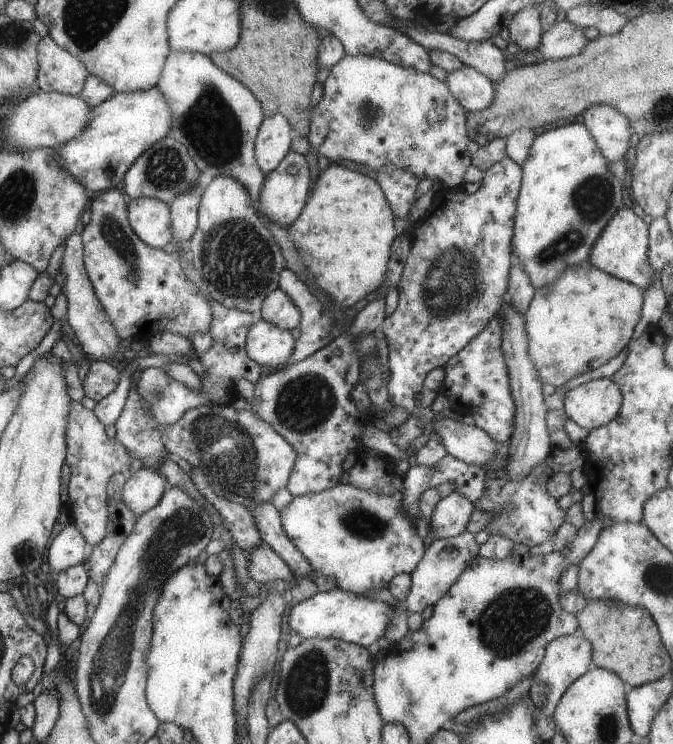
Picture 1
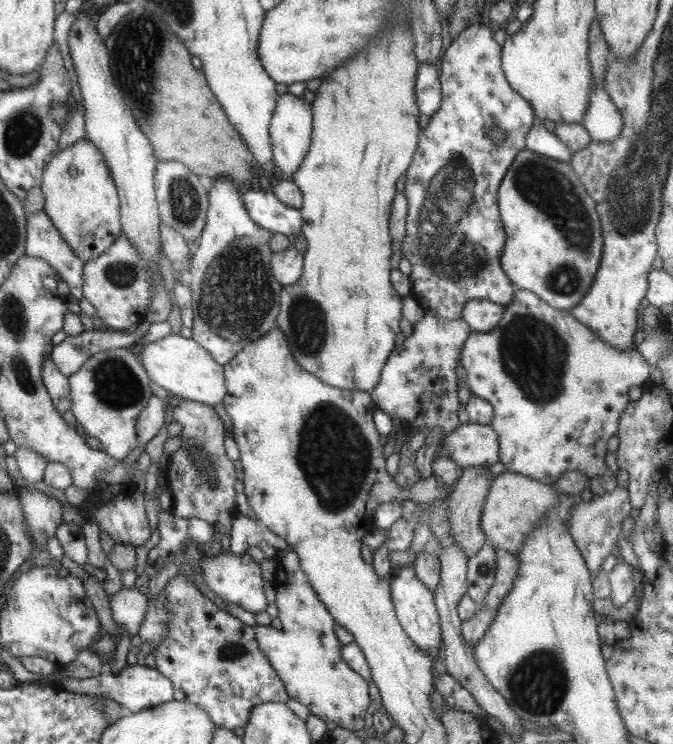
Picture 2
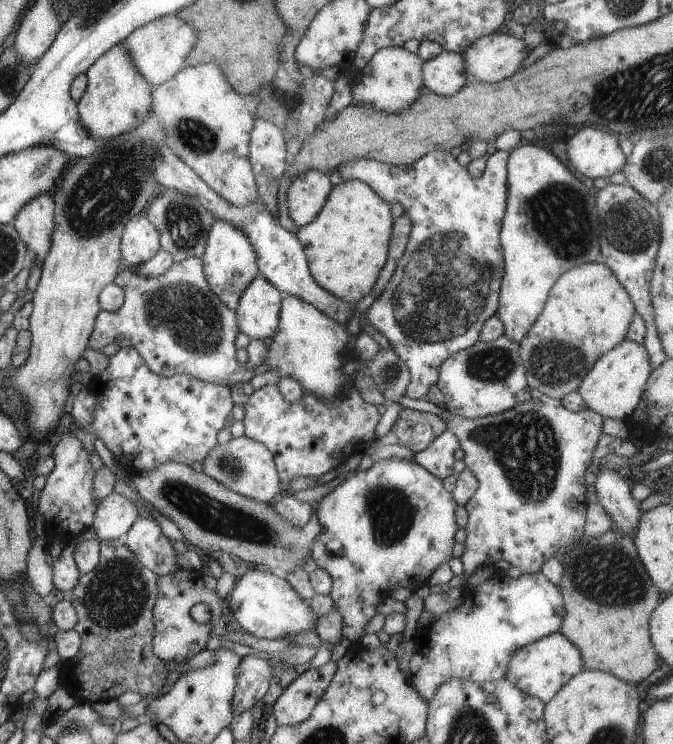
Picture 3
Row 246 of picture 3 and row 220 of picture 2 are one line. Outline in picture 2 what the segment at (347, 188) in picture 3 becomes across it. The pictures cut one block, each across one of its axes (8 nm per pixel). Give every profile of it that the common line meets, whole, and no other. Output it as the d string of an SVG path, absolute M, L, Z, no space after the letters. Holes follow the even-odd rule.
M406 16L398 26L388 26L386 31L379 39L370 41L358 56L348 60L346 64L338 66L334 72L323 75L322 83L315 92L315 99L311 102L313 112L313 130L311 135L311 147L307 152L306 158L302 161L300 168L293 174L293 181L299 186L303 194L303 205L300 208L302 213L302 234L307 240L307 250L303 253L304 267L300 280L292 286L284 285L284 292L288 296L305 296L304 298L281 298L280 310L277 316L276 327L286 336L290 352L297 360L297 363L306 372L317 376L323 383L331 387L346 389L347 391L370 391L378 384L381 370L384 363L388 360L389 354L395 349L394 339L400 332L400 319L402 316L402 299L397 290L392 286L391 277L395 273L391 268L390 258L392 258L392 241L389 233L389 216L391 206L398 192L396 182L402 174L408 170L414 153L416 152L421 127L418 123L420 110L416 104L415 84L418 74L418 60L414 54L415 39L412 36L411 18Z

